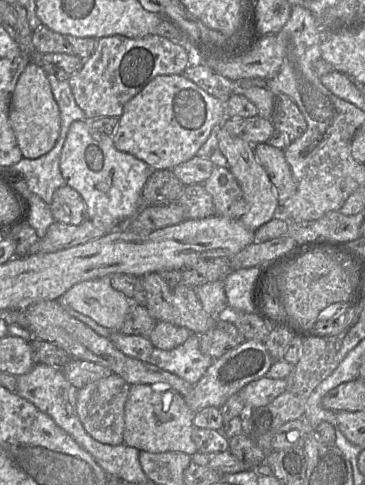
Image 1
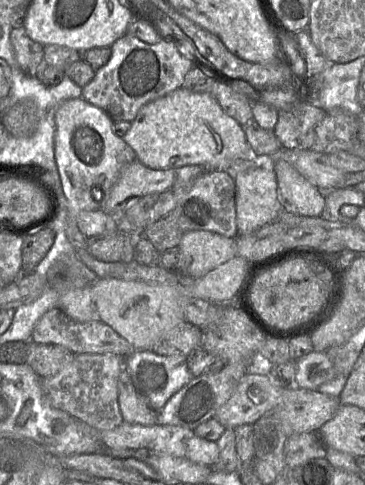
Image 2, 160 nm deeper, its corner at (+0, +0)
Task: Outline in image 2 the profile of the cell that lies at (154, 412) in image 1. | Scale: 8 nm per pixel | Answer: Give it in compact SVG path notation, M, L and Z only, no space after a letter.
M124 368L119 374L117 386L118 402L124 422L145 426L157 424L158 412L150 408L144 397L138 393Z

